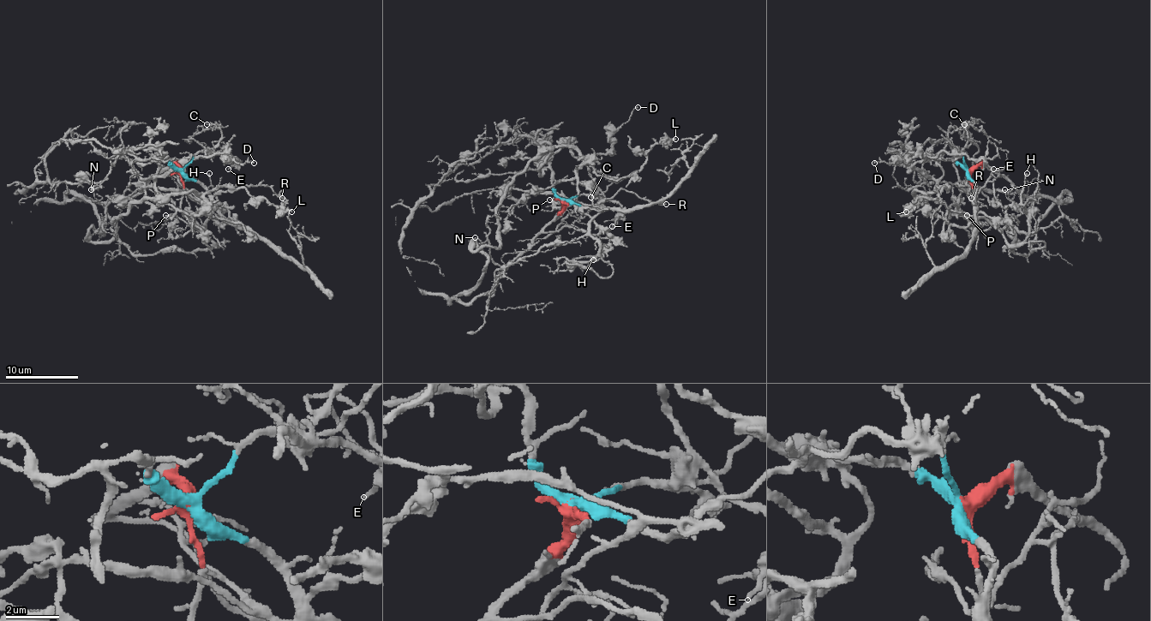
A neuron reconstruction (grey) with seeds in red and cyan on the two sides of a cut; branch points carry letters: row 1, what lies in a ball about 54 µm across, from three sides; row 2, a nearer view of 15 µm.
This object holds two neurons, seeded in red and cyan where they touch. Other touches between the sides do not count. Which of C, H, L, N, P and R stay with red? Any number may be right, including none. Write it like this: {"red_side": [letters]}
{"red_side": ["H", "L", "N", "P"]}

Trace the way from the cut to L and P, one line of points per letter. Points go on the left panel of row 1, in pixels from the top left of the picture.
L: (181, 171), (181, 212), (192, 225), (203, 196), (223, 188), (242, 188), (255, 199), (265, 199), (292, 211)
P: (181, 171), (181, 212), (190, 223), (190, 229), (181, 233), (176, 220), (164, 215)

